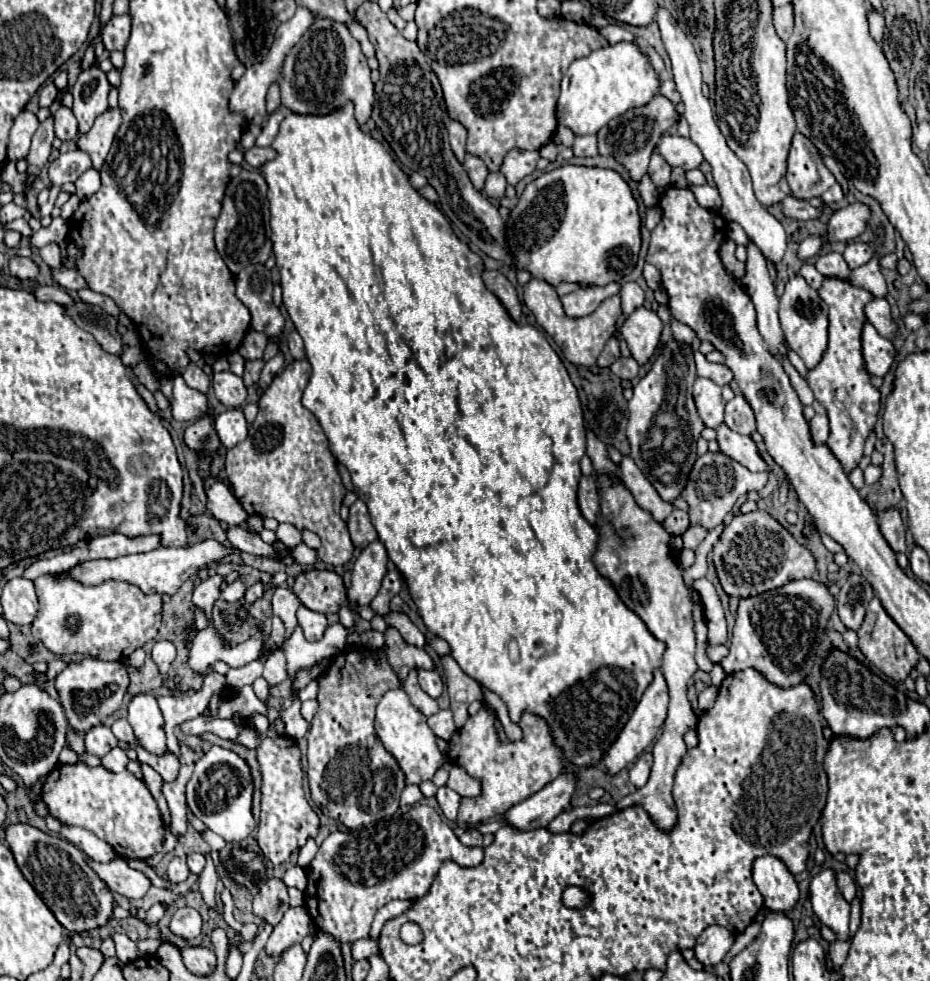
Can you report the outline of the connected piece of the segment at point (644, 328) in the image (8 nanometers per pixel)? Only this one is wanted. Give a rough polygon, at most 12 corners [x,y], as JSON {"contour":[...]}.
{"contour":[[637,308],[623,324],[623,340],[643,366],[657,350],[663,322]]}

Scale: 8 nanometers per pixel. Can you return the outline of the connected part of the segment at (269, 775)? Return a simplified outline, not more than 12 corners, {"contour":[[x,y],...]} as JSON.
{"contour":[[289,736],[239,744],[263,774],[257,842],[283,864],[319,818],[303,792],[301,754]]}

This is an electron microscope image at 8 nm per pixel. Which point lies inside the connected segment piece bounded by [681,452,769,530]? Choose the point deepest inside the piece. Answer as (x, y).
(715, 483)

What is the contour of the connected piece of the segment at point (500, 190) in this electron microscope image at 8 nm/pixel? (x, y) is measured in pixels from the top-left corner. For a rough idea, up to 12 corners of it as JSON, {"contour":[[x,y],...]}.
{"contour":[[489,172],[483,192],[489,198],[505,196],[505,176]]}

